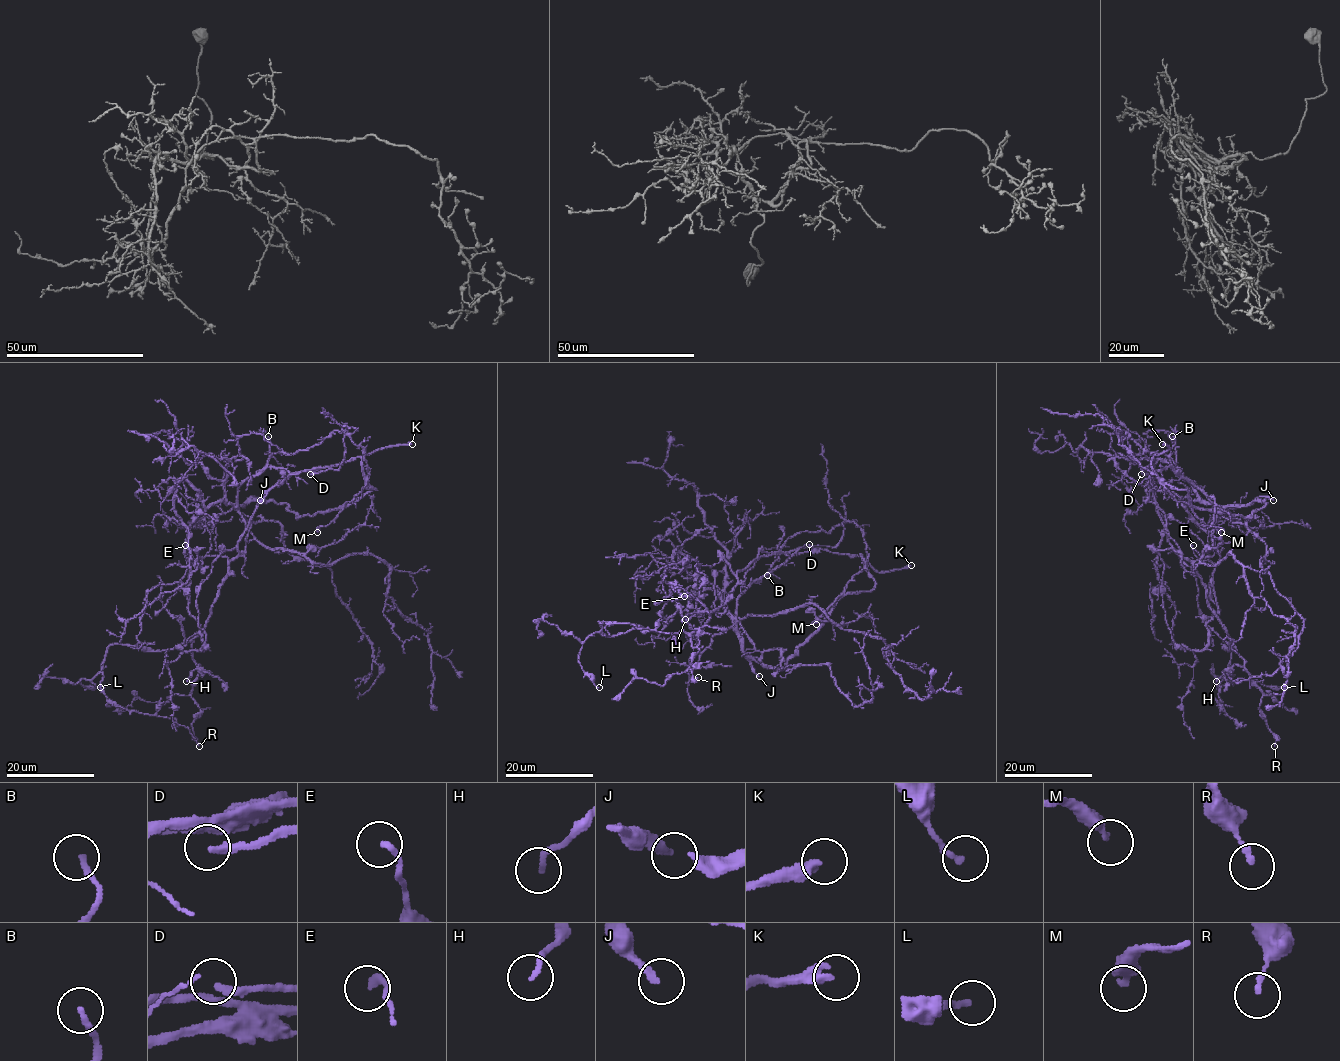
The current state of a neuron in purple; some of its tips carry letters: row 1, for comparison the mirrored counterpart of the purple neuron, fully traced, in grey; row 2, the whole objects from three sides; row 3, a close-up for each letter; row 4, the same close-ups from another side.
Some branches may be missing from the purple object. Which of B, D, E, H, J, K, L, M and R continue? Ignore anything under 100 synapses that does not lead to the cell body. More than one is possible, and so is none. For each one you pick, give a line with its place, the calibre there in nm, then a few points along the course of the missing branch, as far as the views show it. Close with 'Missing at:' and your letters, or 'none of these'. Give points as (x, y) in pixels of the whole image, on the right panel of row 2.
J: (1273, 500) | 240 nm
K: (1162, 444) | 360 nm | (1162, 444), (1159, 431), (1157, 469), (1213, 579), (1254, 615), (1255, 689), (1271, 708), (1248, 694)
Missing at: J, K

